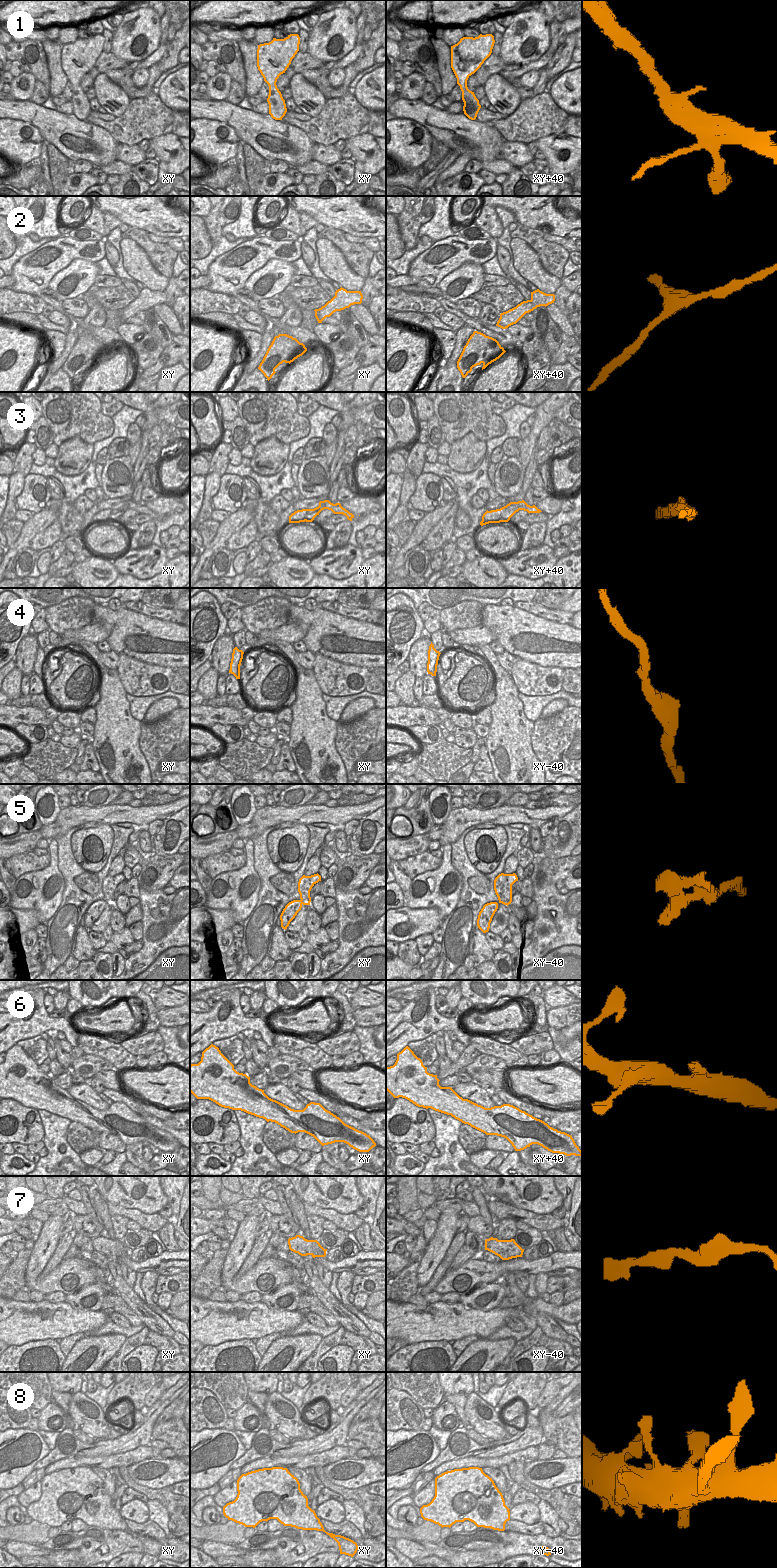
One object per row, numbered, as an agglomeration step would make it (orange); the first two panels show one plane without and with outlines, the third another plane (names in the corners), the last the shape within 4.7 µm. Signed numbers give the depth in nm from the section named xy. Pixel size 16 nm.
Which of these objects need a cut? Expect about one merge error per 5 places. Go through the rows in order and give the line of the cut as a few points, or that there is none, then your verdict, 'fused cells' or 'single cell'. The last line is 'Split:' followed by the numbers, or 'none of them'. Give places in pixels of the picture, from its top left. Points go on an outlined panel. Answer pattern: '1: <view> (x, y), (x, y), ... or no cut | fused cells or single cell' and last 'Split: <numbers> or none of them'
1: no cut | single cell
2: no cut | single cell
3: no cut | single cell
4: no cut | single cell
5: xy (301, 899), (303, 903) | fused cells
6: no cut | single cell
7: no cut | single cell
8: no cut | single cell
Split: 5

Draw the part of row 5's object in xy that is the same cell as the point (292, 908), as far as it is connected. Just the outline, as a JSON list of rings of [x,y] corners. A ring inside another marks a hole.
[[[293,900],[285,906],[280,915],[281,927],[283,929],[285,930],[287,929],[290,922],[295,918],[297,913],[301,910],[302,904],[303,904],[302,900]]]

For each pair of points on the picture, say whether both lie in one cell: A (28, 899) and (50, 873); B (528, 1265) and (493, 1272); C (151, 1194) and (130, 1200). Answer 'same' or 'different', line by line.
A: same
B: same
C: same

